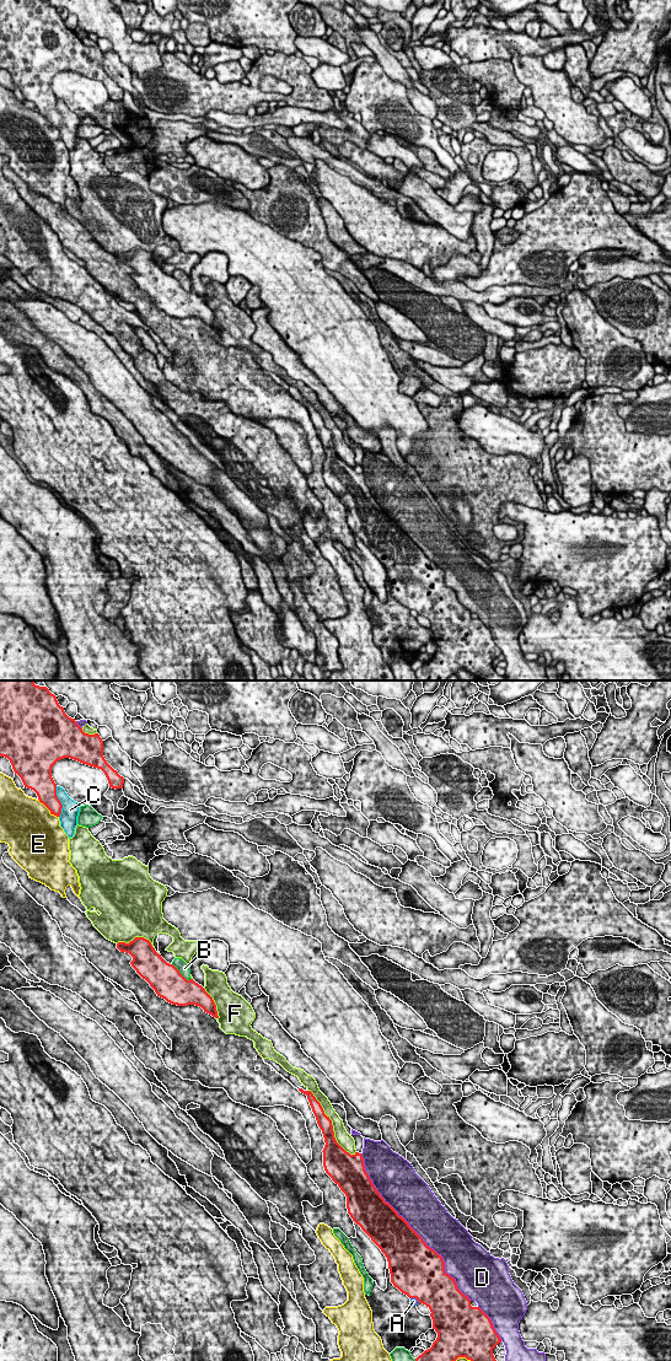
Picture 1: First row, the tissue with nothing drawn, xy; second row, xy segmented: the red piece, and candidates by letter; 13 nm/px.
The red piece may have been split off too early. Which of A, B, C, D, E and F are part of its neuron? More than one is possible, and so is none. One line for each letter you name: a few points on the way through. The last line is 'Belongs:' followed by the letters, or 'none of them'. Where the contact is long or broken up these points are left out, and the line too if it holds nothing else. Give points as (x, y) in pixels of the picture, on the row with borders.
Belongs: none of them

